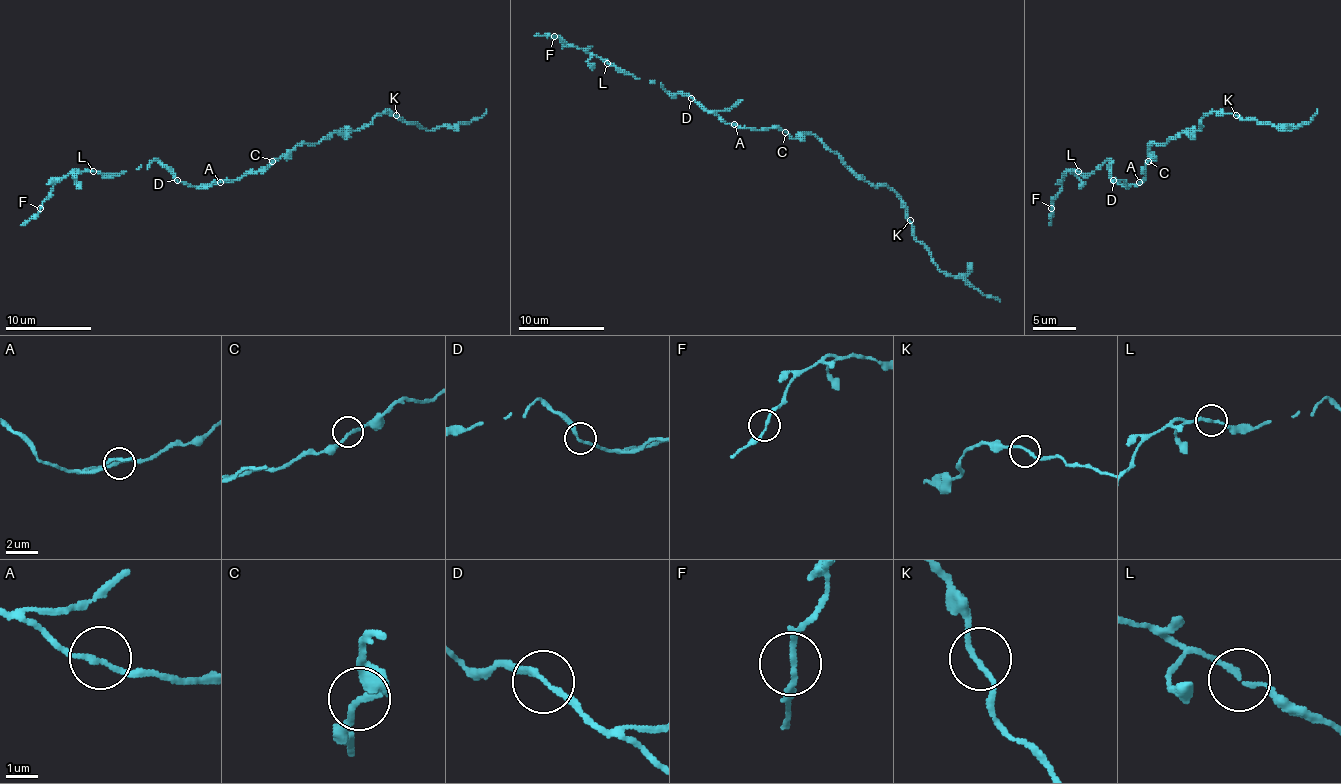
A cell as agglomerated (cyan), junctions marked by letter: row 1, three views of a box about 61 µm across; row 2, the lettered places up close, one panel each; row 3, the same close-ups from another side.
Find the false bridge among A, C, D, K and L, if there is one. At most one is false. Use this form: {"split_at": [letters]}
{"split_at": []}

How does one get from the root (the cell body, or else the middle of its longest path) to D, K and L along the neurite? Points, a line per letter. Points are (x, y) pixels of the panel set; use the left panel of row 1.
D: (274, 163), (257, 171), (248, 171), (235, 180), (216, 184), (188, 186), (177, 180)
K: (274, 163), (297, 146), (317, 143), (334, 133), (351, 133), (366, 126), (385, 111), (396, 115)
L: (274, 163), (257, 171), (248, 171), (235, 180), (199, 186), (179, 182), (156, 161), (119, 173), (94, 171)

